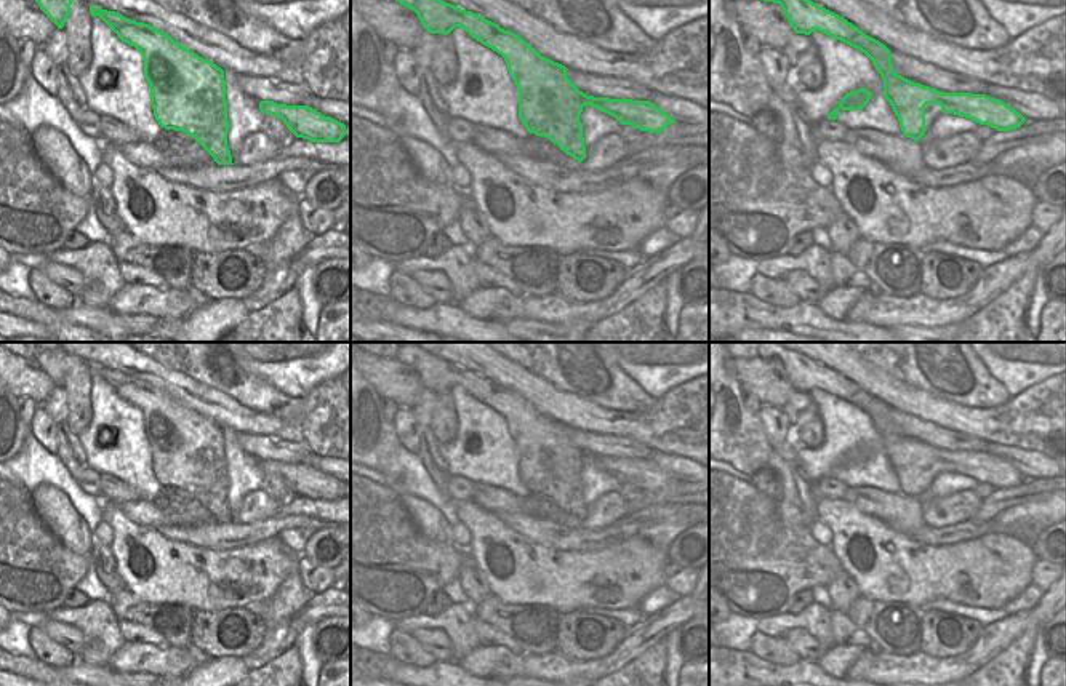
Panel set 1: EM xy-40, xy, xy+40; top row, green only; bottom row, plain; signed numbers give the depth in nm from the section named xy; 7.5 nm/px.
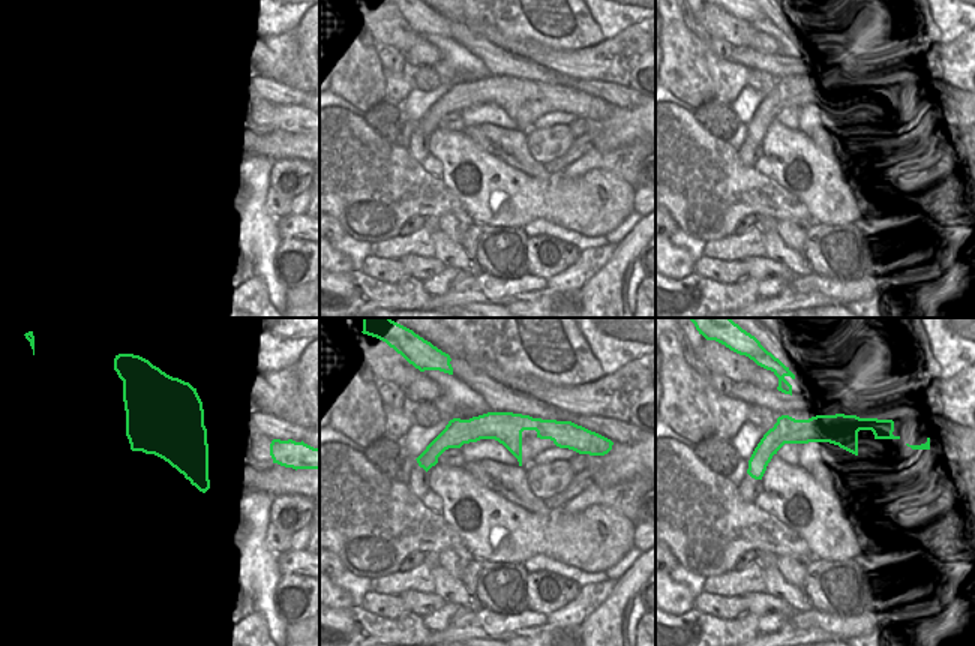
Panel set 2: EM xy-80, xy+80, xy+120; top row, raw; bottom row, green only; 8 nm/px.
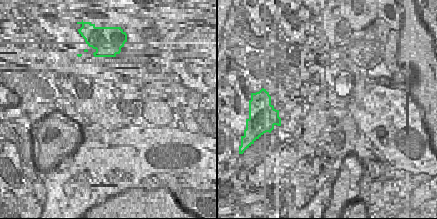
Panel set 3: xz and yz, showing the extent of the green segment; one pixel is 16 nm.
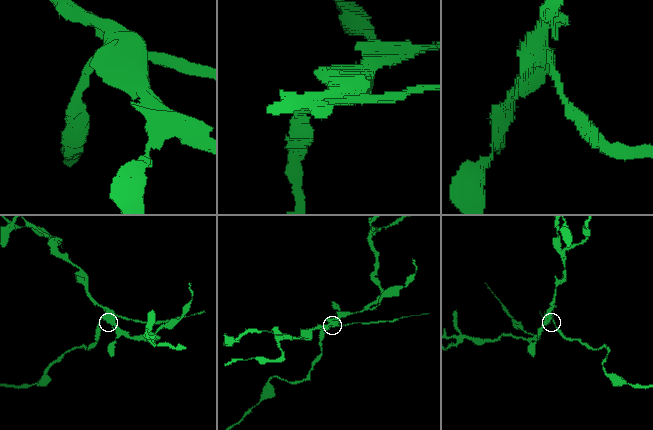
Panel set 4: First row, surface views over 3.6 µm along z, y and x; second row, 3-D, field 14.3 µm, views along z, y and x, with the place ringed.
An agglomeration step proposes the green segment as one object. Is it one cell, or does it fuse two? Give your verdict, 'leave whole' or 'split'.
split

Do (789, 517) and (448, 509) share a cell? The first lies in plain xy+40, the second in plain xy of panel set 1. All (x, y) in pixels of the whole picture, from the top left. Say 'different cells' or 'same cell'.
different cells

